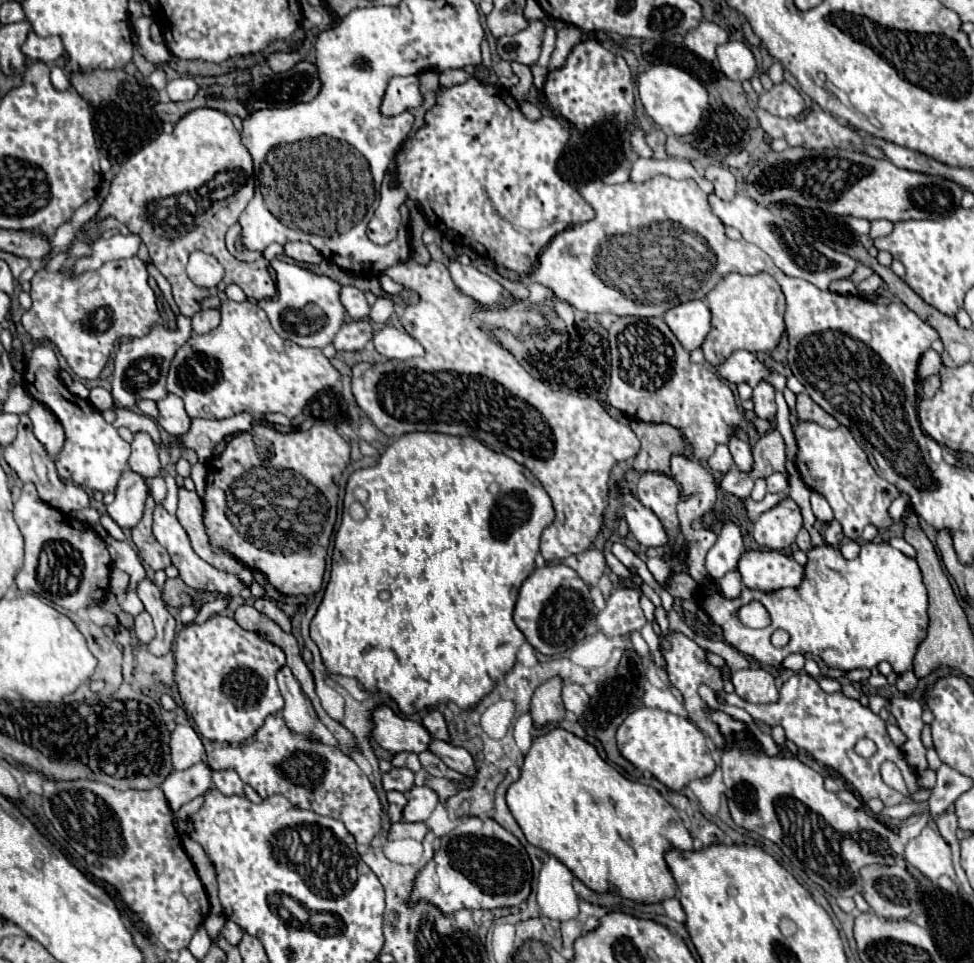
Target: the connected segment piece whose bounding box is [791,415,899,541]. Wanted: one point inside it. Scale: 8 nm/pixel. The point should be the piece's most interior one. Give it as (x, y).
(830, 461)

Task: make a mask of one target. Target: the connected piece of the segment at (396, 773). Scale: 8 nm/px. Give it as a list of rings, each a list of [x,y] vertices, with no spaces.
[[[407,767],[389,769],[381,777],[381,785],[385,791],[409,791],[413,787],[413,771],[407,771]]]

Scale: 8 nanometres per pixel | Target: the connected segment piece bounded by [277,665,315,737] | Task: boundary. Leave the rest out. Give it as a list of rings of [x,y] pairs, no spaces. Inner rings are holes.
[[[283,665],[277,671],[277,683],[281,689],[281,695],[285,697],[285,707],[283,707],[283,719],[285,723],[291,727],[291,731],[295,733],[303,733],[303,735],[313,735],[313,727],[315,727],[315,711],[309,703],[309,699],[303,695],[299,681],[295,679],[295,675],[291,673],[291,669],[287,665]]]

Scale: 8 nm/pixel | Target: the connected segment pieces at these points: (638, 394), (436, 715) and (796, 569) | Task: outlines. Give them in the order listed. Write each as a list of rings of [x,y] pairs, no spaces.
[[[619,317],[609,327],[611,343],[611,387],[607,391],[607,401],[615,409],[623,411],[631,419],[645,423],[669,423],[681,431],[687,447],[697,461],[707,461],[719,443],[729,441],[731,427],[741,423],[741,413],[735,403],[735,395],[729,385],[705,365],[695,365],[689,353],[677,341],[673,331],[661,317]]]
[[[433,709],[429,711],[425,717],[423,717],[423,727],[427,727],[427,731],[435,737],[435,739],[443,739],[443,741],[449,741],[449,733],[447,733],[447,725],[443,721],[443,715]]]
[[[749,549],[739,559],[743,585],[771,591],[781,587],[797,587],[803,579],[803,567],[781,551]]]

